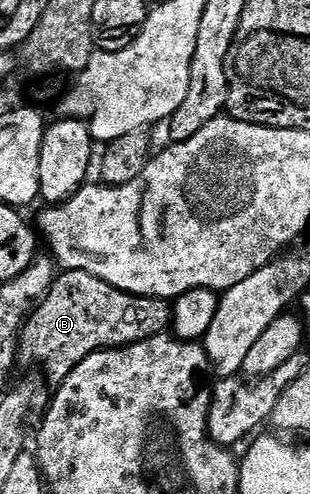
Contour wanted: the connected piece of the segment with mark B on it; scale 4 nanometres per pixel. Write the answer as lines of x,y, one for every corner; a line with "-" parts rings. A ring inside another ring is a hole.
68,269
56,276
51,290
28,317
18,360
23,365
40,365
49,380
62,383
89,355
166,334
172,325
170,300
126,293
85,271

